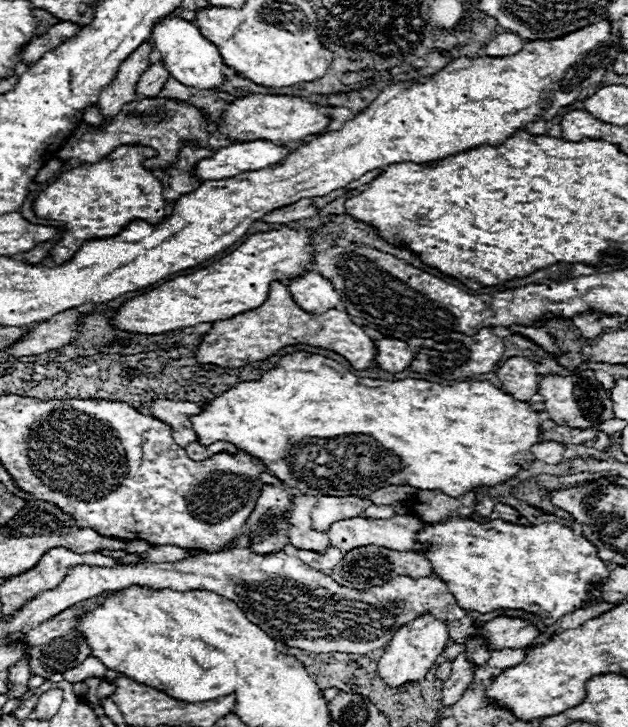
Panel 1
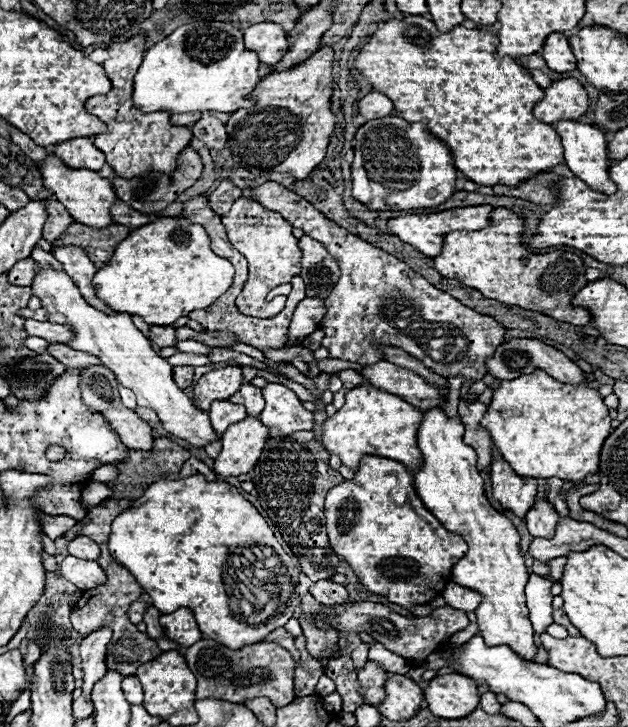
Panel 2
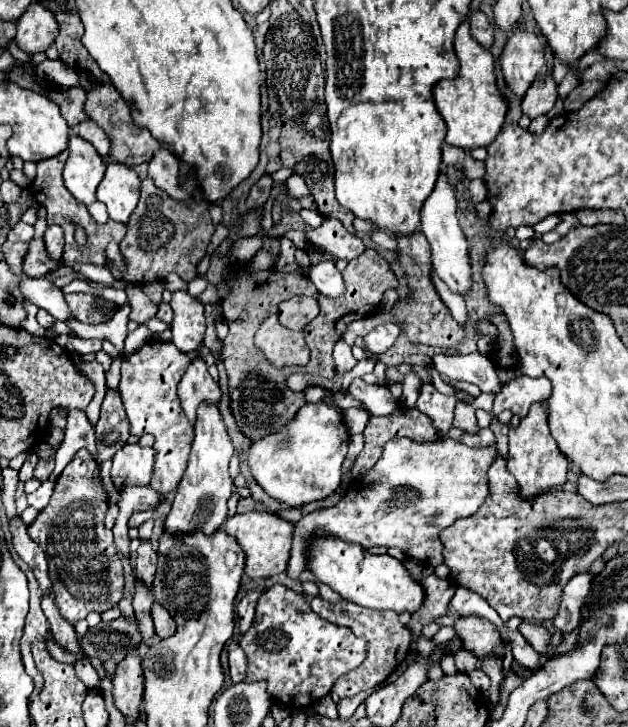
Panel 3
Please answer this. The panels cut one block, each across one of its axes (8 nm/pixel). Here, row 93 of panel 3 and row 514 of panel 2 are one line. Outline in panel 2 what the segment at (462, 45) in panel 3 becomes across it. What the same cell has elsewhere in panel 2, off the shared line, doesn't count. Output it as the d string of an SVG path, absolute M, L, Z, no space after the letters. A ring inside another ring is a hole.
M434 406L434 408L424 412L424 418L422 418L420 428L418 428L418 448L422 452L422 466L414 472L414 488L416 488L418 496L422 498L422 502L430 508L430 512L448 530L462 534L464 540L470 546L468 554L464 558L460 558L458 564L454 566L452 582L466 586L466 588L472 588L472 590L482 594L482 604L476 610L476 618L478 618L478 626L480 626L478 636L482 636L486 640L486 644L490 644L490 646L506 644L520 658L532 660L534 654L536 654L536 644L532 640L534 630L532 630L532 624L528 620L528 608L526 608L526 598L524 598L528 572L526 572L524 558L522 558L520 546L518 546L520 536L518 536L516 528L512 526L512 522L506 516L502 516L500 512L496 512L492 508L492 504L488 502L488 498L484 494L482 476L476 470L476 452L462 442L462 436L464 436L464 424L460 422L458 416L456 418L446 416L442 406Z

